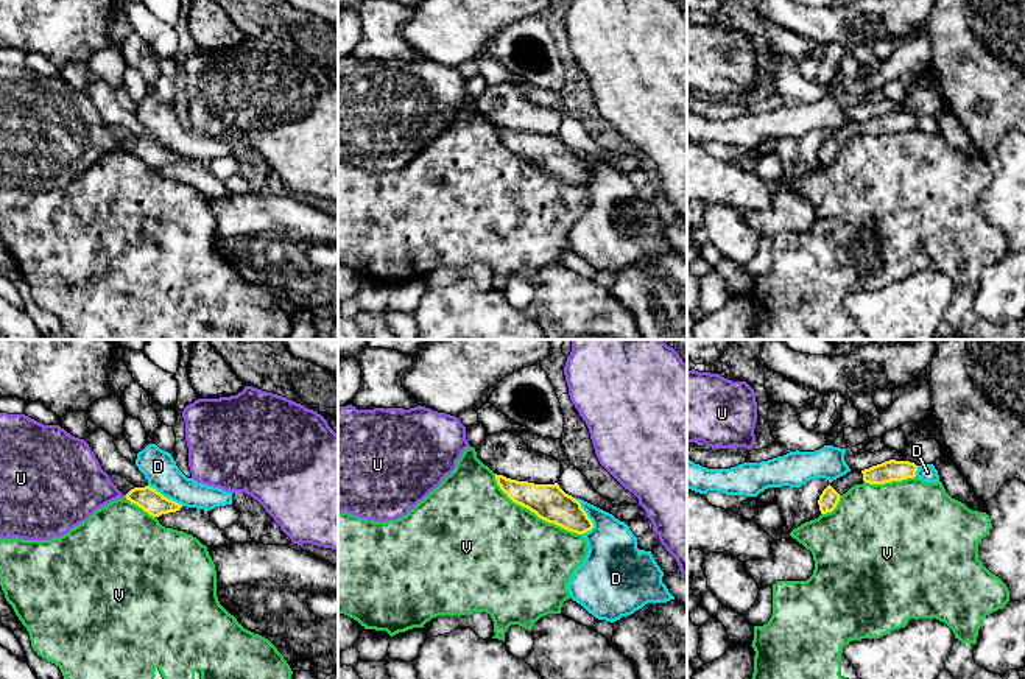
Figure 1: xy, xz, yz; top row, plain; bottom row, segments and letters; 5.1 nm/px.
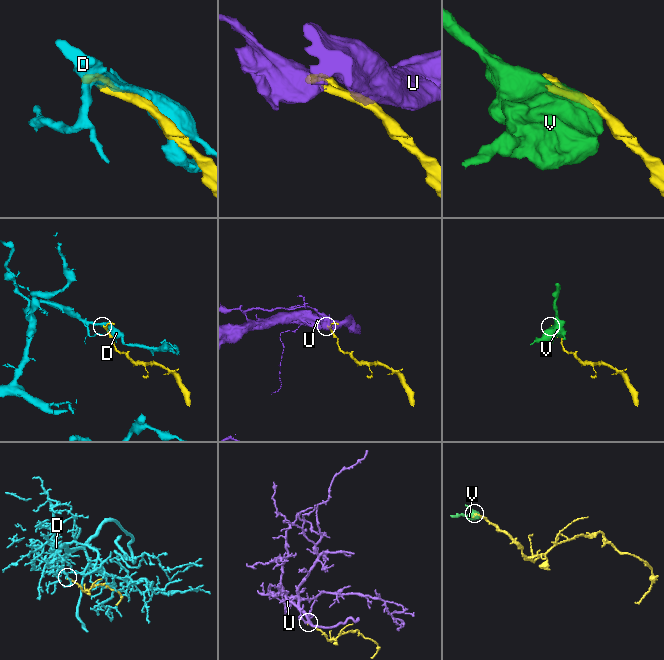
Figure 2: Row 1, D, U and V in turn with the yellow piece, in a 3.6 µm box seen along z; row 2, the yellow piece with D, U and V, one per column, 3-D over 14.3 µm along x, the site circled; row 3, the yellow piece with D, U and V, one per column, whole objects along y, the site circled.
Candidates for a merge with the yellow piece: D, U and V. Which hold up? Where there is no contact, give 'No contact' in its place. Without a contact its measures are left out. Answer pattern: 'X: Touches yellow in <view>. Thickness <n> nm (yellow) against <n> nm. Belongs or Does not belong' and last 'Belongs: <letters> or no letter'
D: Touches yellow in xz. Thickness 190 nm (yellow) against 260 nm. Does not belong
U: Touches yellow in xy. Thickness 120 nm (yellow) against 300 nm. Belongs
V: Touches yellow in xz. Thickness 190 nm (yellow) against 480 nm. Does not belong
Belongs: U

